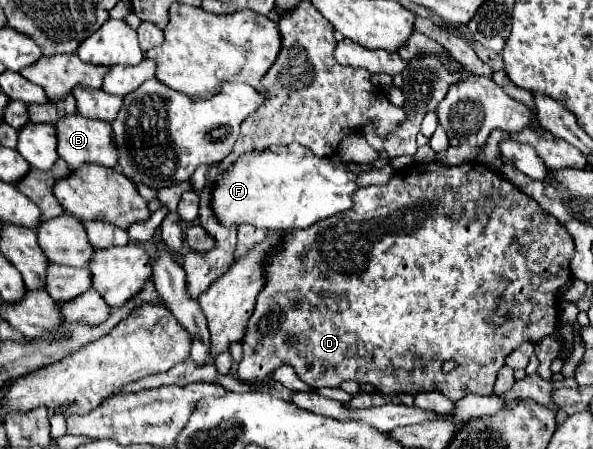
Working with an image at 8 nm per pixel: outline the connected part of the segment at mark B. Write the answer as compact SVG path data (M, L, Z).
M64 115L56 123L58 131L58 155L72 167L80 169L82 165L98 163L102 167L116 167L116 145L112 135L112 125L98 119L88 119L82 115Z

